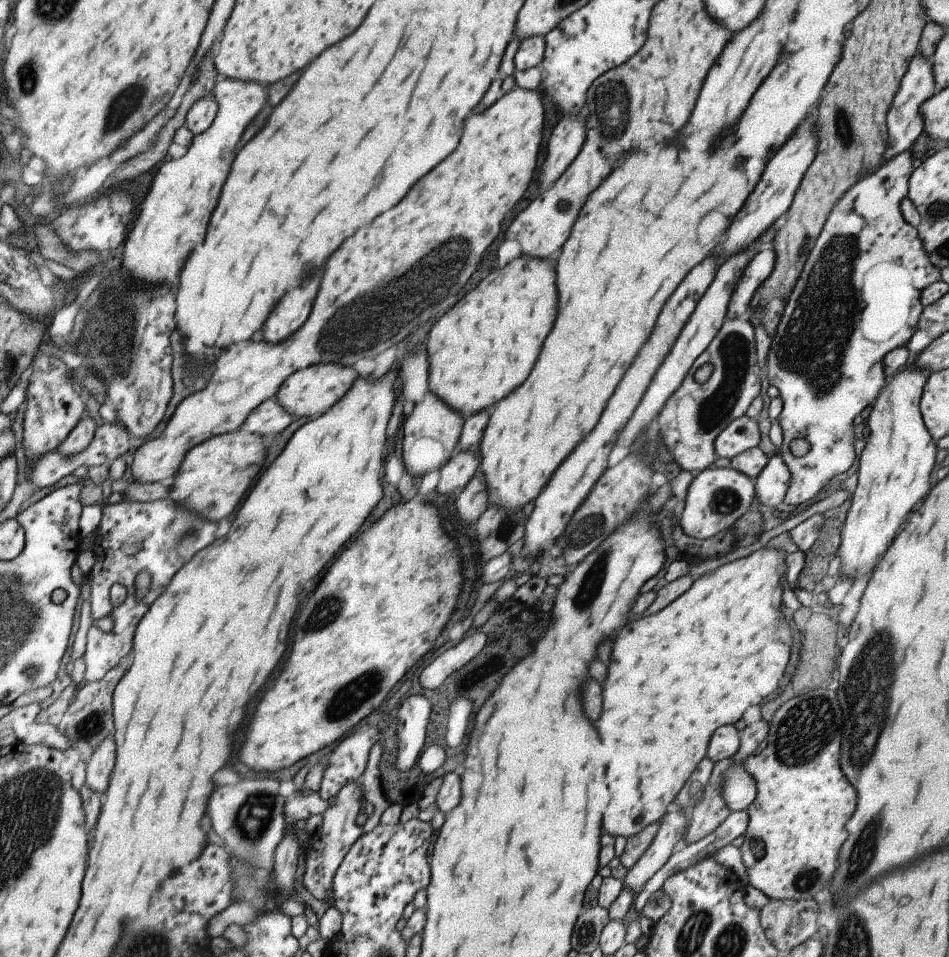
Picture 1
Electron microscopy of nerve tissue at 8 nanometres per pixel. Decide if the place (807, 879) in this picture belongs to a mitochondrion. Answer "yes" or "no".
yes

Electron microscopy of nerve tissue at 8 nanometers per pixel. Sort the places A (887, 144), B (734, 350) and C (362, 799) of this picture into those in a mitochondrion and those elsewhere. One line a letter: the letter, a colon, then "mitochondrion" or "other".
A: other
B: mitochondrion
C: other

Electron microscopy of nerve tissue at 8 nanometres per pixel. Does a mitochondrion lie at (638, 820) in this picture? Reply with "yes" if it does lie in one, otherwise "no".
no

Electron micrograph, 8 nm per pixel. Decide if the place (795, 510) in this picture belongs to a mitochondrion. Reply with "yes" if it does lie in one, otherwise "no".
no

